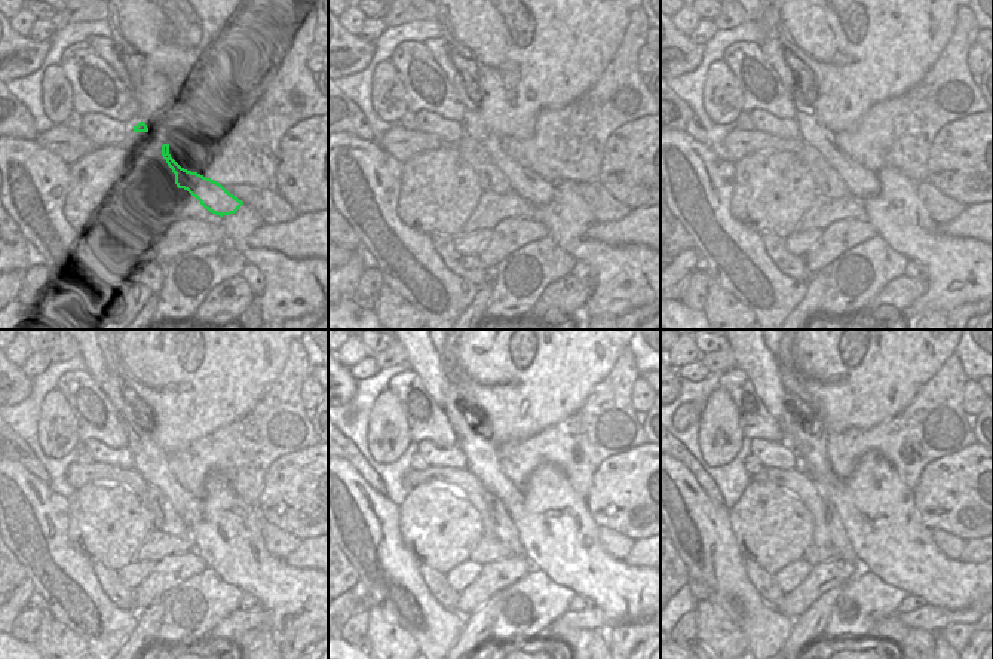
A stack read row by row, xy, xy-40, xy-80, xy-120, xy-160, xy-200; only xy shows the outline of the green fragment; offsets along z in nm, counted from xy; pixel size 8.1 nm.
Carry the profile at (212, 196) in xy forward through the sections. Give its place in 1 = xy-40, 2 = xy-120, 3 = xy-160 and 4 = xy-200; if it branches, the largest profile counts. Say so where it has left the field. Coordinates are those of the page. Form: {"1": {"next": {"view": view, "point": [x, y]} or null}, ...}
{"1": {"next": {"view": "xy-40", "point": [526, 183]}}, "2": {"next": {"view": "xy-120", "point": [150, 462]}}, "3": {"next": {"view": "xy-160", "point": [481, 459]}}, "4": {"next": {"view": "xy-200", "point": [812, 454]}}}

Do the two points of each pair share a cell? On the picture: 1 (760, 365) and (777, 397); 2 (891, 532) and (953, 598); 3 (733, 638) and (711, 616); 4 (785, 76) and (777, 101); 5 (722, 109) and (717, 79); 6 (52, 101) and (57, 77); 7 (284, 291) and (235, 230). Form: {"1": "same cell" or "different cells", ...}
{"1": "same cell", "2": "same cell", "3": "same cell", "4": "different cells", "5": "same cell", "6": "same cell", "7": "same cell"}

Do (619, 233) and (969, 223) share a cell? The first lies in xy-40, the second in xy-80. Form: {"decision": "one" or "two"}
{"decision": "one"}

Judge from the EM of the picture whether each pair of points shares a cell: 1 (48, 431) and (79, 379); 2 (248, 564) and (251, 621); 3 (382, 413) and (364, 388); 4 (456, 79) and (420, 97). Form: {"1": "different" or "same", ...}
{"1": "different", "2": "different", "3": "different", "4": "different"}

